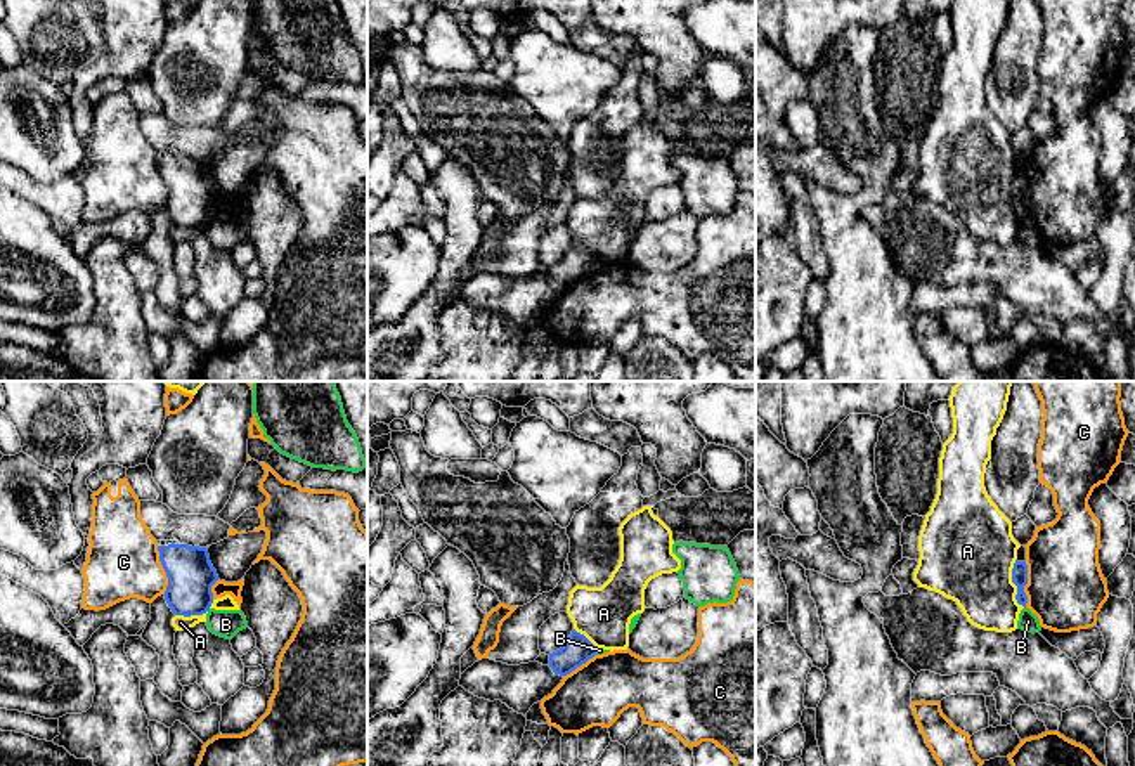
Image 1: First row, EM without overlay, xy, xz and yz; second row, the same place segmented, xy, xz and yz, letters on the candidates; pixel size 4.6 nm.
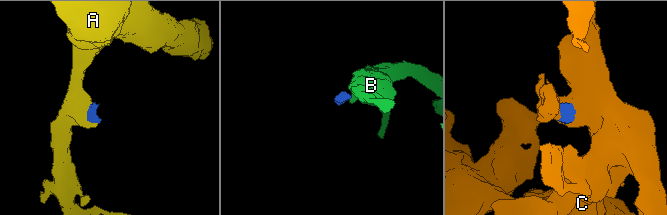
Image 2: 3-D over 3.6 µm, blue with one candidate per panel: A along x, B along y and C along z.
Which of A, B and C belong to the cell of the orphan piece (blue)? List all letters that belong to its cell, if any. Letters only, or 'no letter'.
no letter

